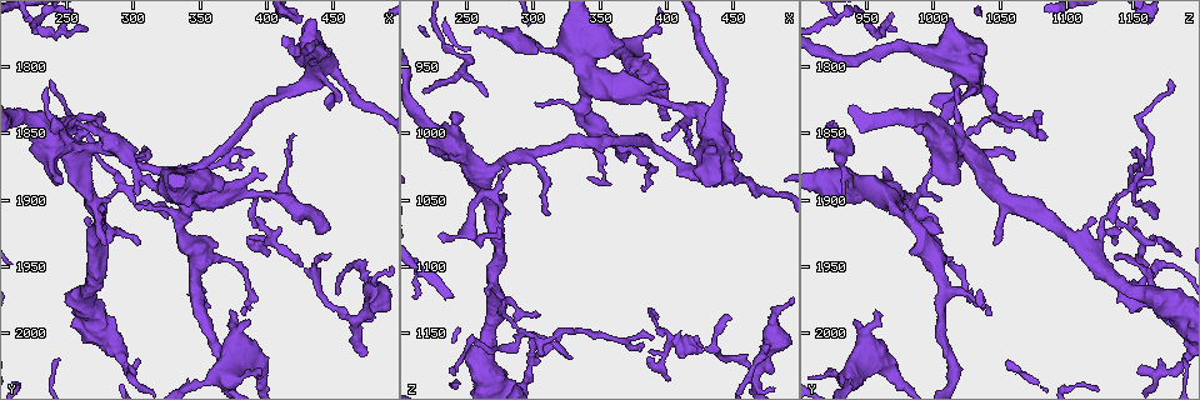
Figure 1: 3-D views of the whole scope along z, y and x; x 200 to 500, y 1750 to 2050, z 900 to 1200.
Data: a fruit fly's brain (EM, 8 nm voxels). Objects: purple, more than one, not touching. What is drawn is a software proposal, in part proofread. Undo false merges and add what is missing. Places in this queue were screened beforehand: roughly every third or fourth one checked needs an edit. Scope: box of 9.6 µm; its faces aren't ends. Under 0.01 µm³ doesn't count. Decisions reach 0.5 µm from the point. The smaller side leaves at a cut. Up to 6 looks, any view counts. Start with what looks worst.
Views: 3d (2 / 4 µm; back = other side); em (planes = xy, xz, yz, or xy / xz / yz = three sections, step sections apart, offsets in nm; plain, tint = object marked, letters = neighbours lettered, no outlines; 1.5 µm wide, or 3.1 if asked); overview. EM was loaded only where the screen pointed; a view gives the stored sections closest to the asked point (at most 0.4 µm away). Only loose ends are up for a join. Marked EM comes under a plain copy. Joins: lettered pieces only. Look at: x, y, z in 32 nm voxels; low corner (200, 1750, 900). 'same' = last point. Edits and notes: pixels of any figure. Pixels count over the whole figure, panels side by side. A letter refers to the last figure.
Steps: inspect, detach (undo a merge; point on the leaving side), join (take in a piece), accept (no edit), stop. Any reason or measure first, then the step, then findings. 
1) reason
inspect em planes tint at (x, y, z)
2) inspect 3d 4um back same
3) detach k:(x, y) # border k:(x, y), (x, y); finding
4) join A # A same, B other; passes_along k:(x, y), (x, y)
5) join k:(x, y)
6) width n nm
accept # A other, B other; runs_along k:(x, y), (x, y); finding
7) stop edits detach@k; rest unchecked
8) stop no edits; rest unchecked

free end
inspect em xy step 8 tint at (264, 1772, 974)

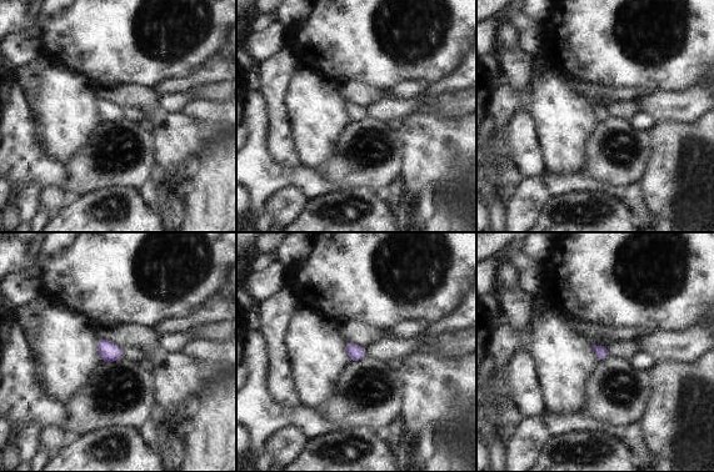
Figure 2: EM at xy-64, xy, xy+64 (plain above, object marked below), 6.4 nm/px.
what lies round it
inspect em xy step 8 letters same

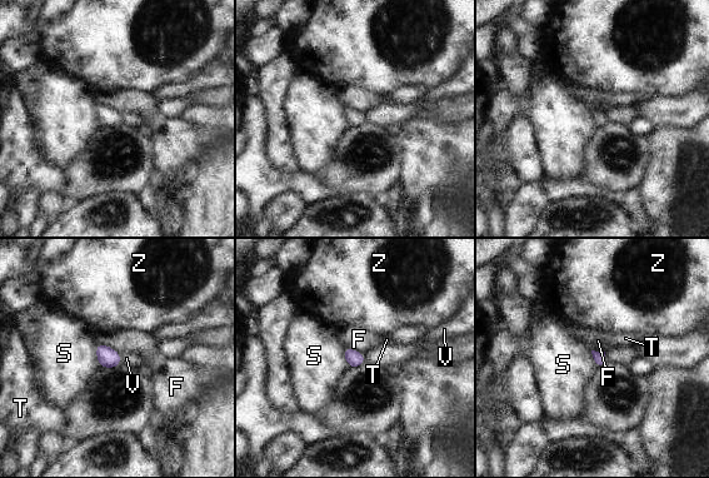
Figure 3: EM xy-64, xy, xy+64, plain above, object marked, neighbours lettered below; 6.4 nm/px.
accept # F other, S other, T other, V other, Z other; none of them fits

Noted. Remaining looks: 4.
thin end
inspect 3d 2um at (238, 1814, 1180)

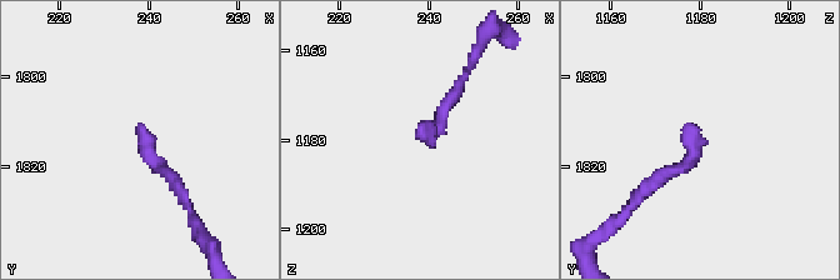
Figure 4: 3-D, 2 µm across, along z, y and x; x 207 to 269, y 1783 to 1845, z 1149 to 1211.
inspect em planes letters at (236, 1812, 1180)

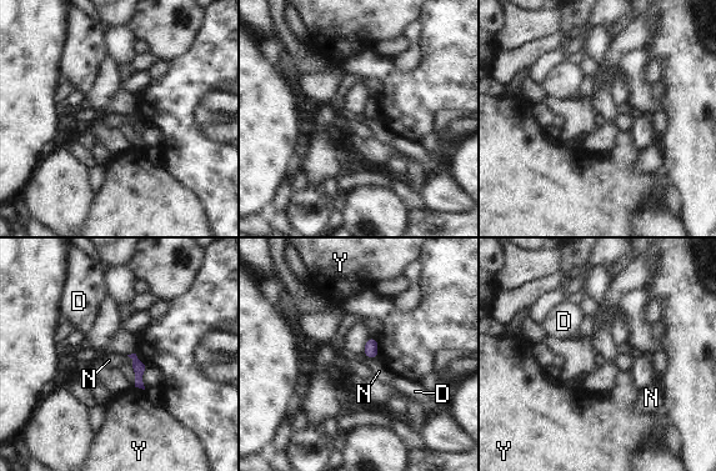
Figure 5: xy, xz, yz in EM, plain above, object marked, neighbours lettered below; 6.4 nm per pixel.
width 80 nm
accept # D other, N other, Y other; border 5:(362, 355), (376, 359); no lettered piece goes on from it

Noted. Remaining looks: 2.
abrupt turn
inspect em xz step 4 letters at (464, 1988, 1176)

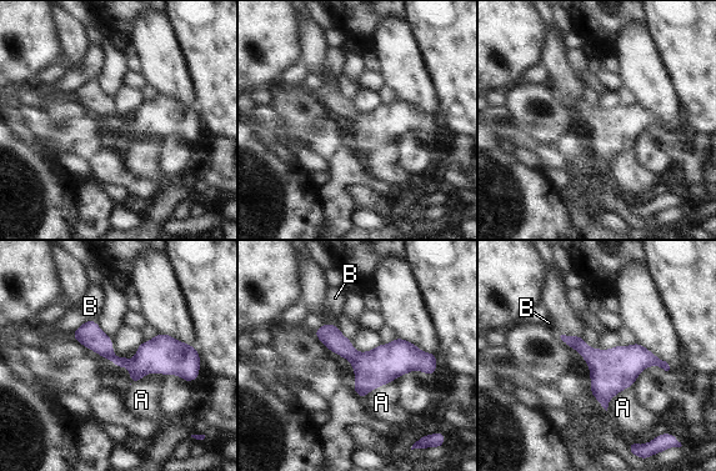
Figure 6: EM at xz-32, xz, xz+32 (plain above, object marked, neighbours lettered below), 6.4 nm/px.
width 140 nm
accept # A other, B other; runs_along 6:(76, 334), (119, 362), (195, 366); all the same cell

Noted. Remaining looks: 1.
stop no edits; rest unchecked

